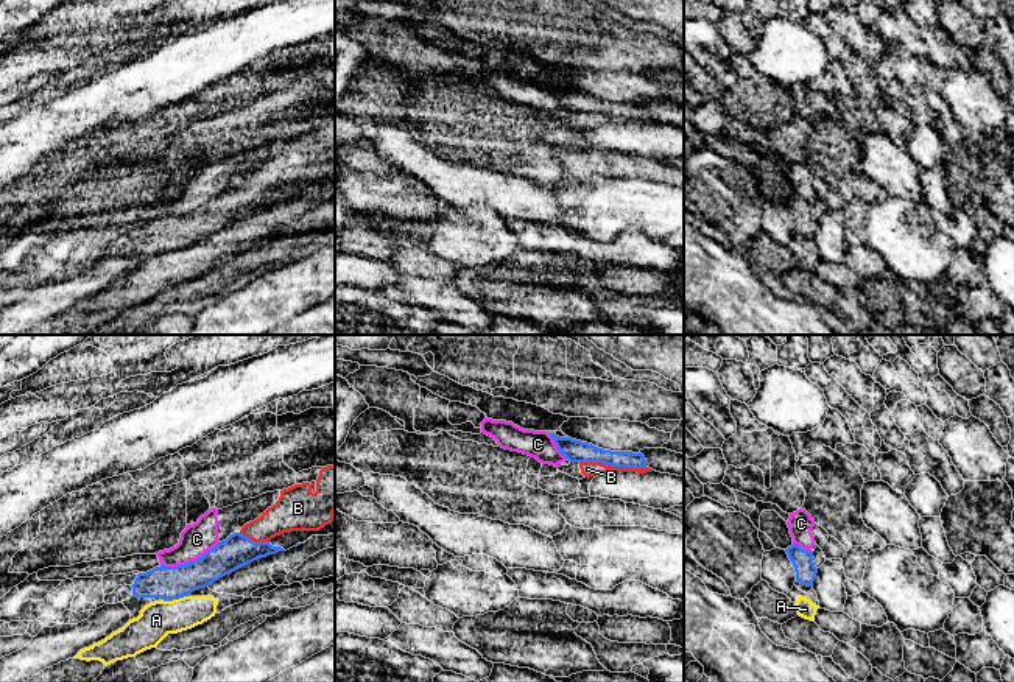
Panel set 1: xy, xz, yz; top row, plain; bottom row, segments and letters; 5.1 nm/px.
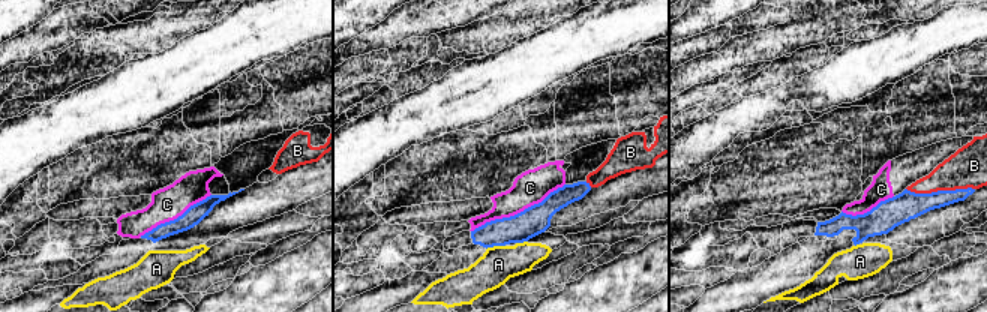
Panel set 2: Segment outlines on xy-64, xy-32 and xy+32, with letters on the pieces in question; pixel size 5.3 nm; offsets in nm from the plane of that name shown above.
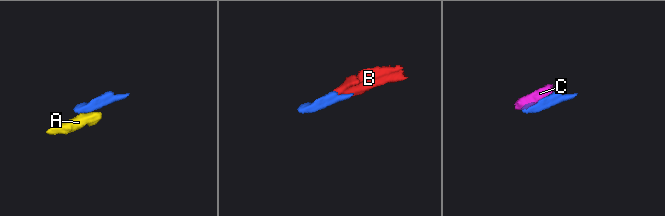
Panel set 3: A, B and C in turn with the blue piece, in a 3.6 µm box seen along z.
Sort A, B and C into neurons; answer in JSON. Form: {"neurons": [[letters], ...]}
{"neurons": [["A"], ["B"], ["C"]]}

